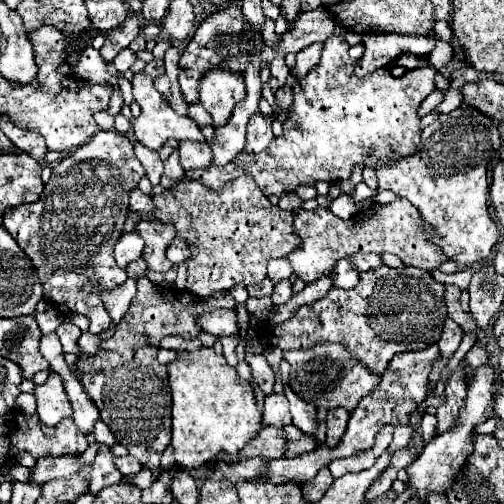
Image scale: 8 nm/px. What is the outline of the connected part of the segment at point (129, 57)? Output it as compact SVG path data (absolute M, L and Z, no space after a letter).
M124 48L124 50L120 50L120 54L114 58L114 66L116 66L118 72L124 72L124 70L128 70L128 68L134 64L134 60L136 60L136 54L134 54L130 48Z

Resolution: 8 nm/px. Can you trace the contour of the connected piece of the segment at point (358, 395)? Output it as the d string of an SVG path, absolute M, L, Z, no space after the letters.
M316 344L316 348L306 350L286 350L282 356L292 366L288 384L302 400L316 404L316 408L344 408L354 412L358 402L380 382L380 376L364 368L364 364L360 364L360 360L356 360L342 344Z

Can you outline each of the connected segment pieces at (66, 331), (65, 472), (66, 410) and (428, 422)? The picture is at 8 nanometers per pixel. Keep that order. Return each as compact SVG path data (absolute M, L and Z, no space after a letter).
M62 322L60 328L56 330L56 334L60 336L60 342L64 346L64 352L72 352L72 354L80 354L80 346L78 346L78 338L82 334L82 330L74 324L66 324Z
M44 456L36 460L28 482L46 484L48 480L68 478L80 470L84 470L84 464L78 460L78 456Z
M50 372L42 386L36 386L36 414L46 426L56 426L62 418L72 416L72 404L64 392L64 384L56 372Z
M424 414L422 418L422 436L424 436L424 442L430 442L436 434L436 416L432 414Z

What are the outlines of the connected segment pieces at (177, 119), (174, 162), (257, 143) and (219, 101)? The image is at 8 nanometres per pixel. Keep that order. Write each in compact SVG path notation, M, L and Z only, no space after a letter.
M144 72L136 74L136 76L132 78L132 94L134 94L134 100L136 100L136 102L140 104L140 108L142 108L142 114L140 114L140 118L136 118L136 120L132 122L132 128L134 128L136 140L138 140L140 144L144 144L146 148L150 148L150 150L160 150L160 148L166 144L166 140L170 140L170 138L176 138L176 140L198 140L198 142L204 140L198 124L196 124L192 118L188 118L188 116L178 116L178 114L170 108L170 104L168 104L168 102L162 98L162 94L154 88L154 78L152 78L152 76L146 76Z
M172 152L172 156L164 162L164 174L162 174L162 186L164 188L172 188L178 184L178 180L182 180L184 176L184 170L178 162L178 152Z
M254 114L248 122L248 136L246 136L246 146L244 152L258 154L264 148L268 148L270 140L274 138L272 134L272 118L264 114Z
M212 68L208 70L198 88L198 102L212 114L214 126L224 126L228 118L232 116L234 104L244 100L246 88L244 88L244 76L232 70L224 68Z

